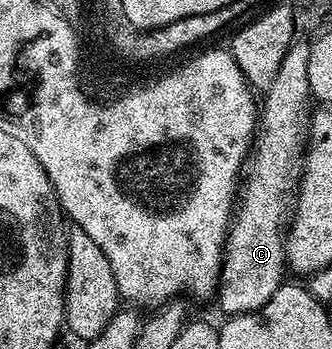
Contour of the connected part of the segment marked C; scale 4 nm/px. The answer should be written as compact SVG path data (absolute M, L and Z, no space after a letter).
M302 69L302 77L298 73L294 77L290 73L282 77L276 71L276 79L266 88L264 97L266 102L263 100L260 105L256 140L244 166L222 258L216 302L226 315L251 313L264 307L283 285L282 272L285 274L288 269L284 230L289 226L302 176L308 114L312 109L308 69Z

